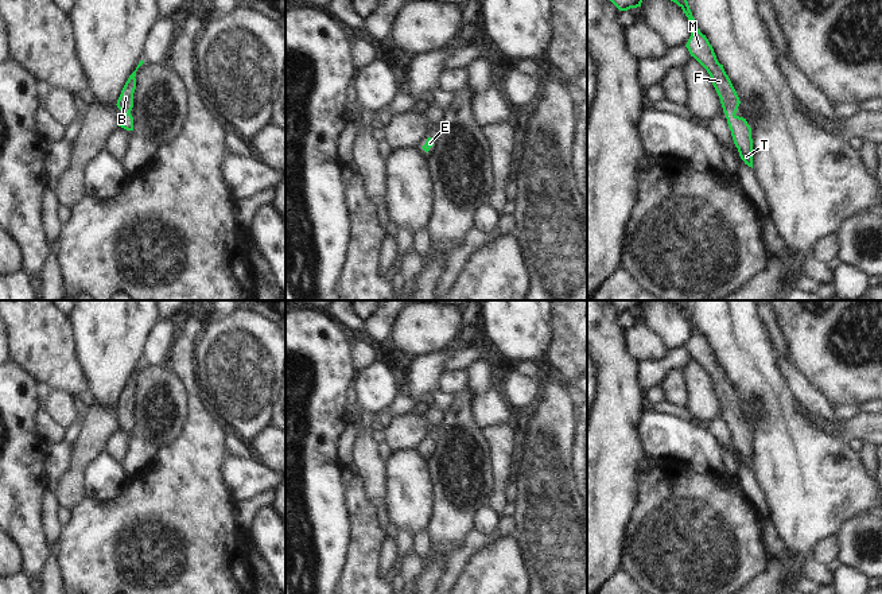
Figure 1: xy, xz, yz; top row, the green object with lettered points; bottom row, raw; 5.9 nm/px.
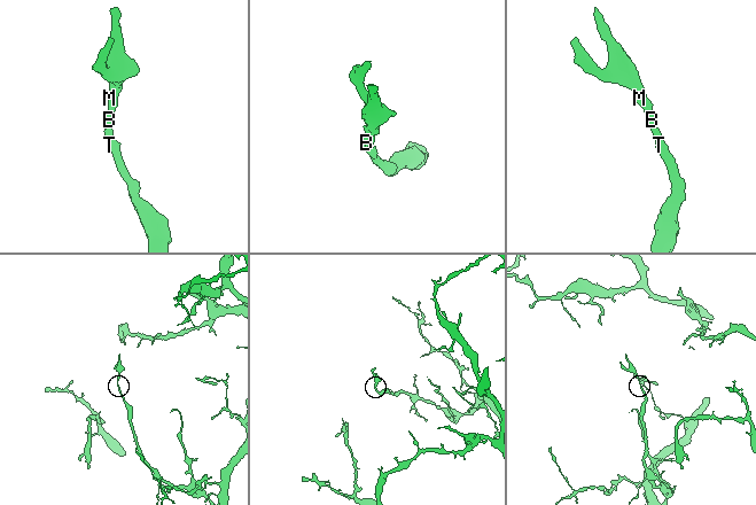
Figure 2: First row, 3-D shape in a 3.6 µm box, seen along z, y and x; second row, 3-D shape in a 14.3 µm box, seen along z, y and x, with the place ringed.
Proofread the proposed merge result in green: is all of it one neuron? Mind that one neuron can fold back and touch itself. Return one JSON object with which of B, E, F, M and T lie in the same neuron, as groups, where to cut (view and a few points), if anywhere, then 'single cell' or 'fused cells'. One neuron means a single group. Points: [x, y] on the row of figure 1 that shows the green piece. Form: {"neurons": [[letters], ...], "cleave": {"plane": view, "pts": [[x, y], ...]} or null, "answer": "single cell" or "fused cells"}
{"neurons": [["B", "E", "F", "M", "T"]], "cleave": null, "answer": "single cell"}

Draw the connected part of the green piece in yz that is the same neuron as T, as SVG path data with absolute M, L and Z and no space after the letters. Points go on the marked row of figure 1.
M671 0L676 3L691 23L691 36L685 44L691 57L693 57L710 74L712 85L720 98L728 128L741 159L753 168L753 139L751 128L746 119L737 116L741 104L739 97L726 74L723 65L716 59L712 46L706 35L698 28L687 0Z

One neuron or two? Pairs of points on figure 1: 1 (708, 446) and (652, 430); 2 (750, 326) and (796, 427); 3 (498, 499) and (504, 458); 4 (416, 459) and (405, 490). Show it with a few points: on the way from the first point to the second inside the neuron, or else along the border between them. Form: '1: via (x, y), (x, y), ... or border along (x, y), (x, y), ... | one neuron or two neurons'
1: via (695, 446), (686, 441), (665, 437) | one neuron
2: via (750, 352), (750, 364), (754, 375), (772, 402) | one neuron
3: via (498, 489), (501, 468) | one neuron
4: via (408, 468), (407, 482) | one neuron

